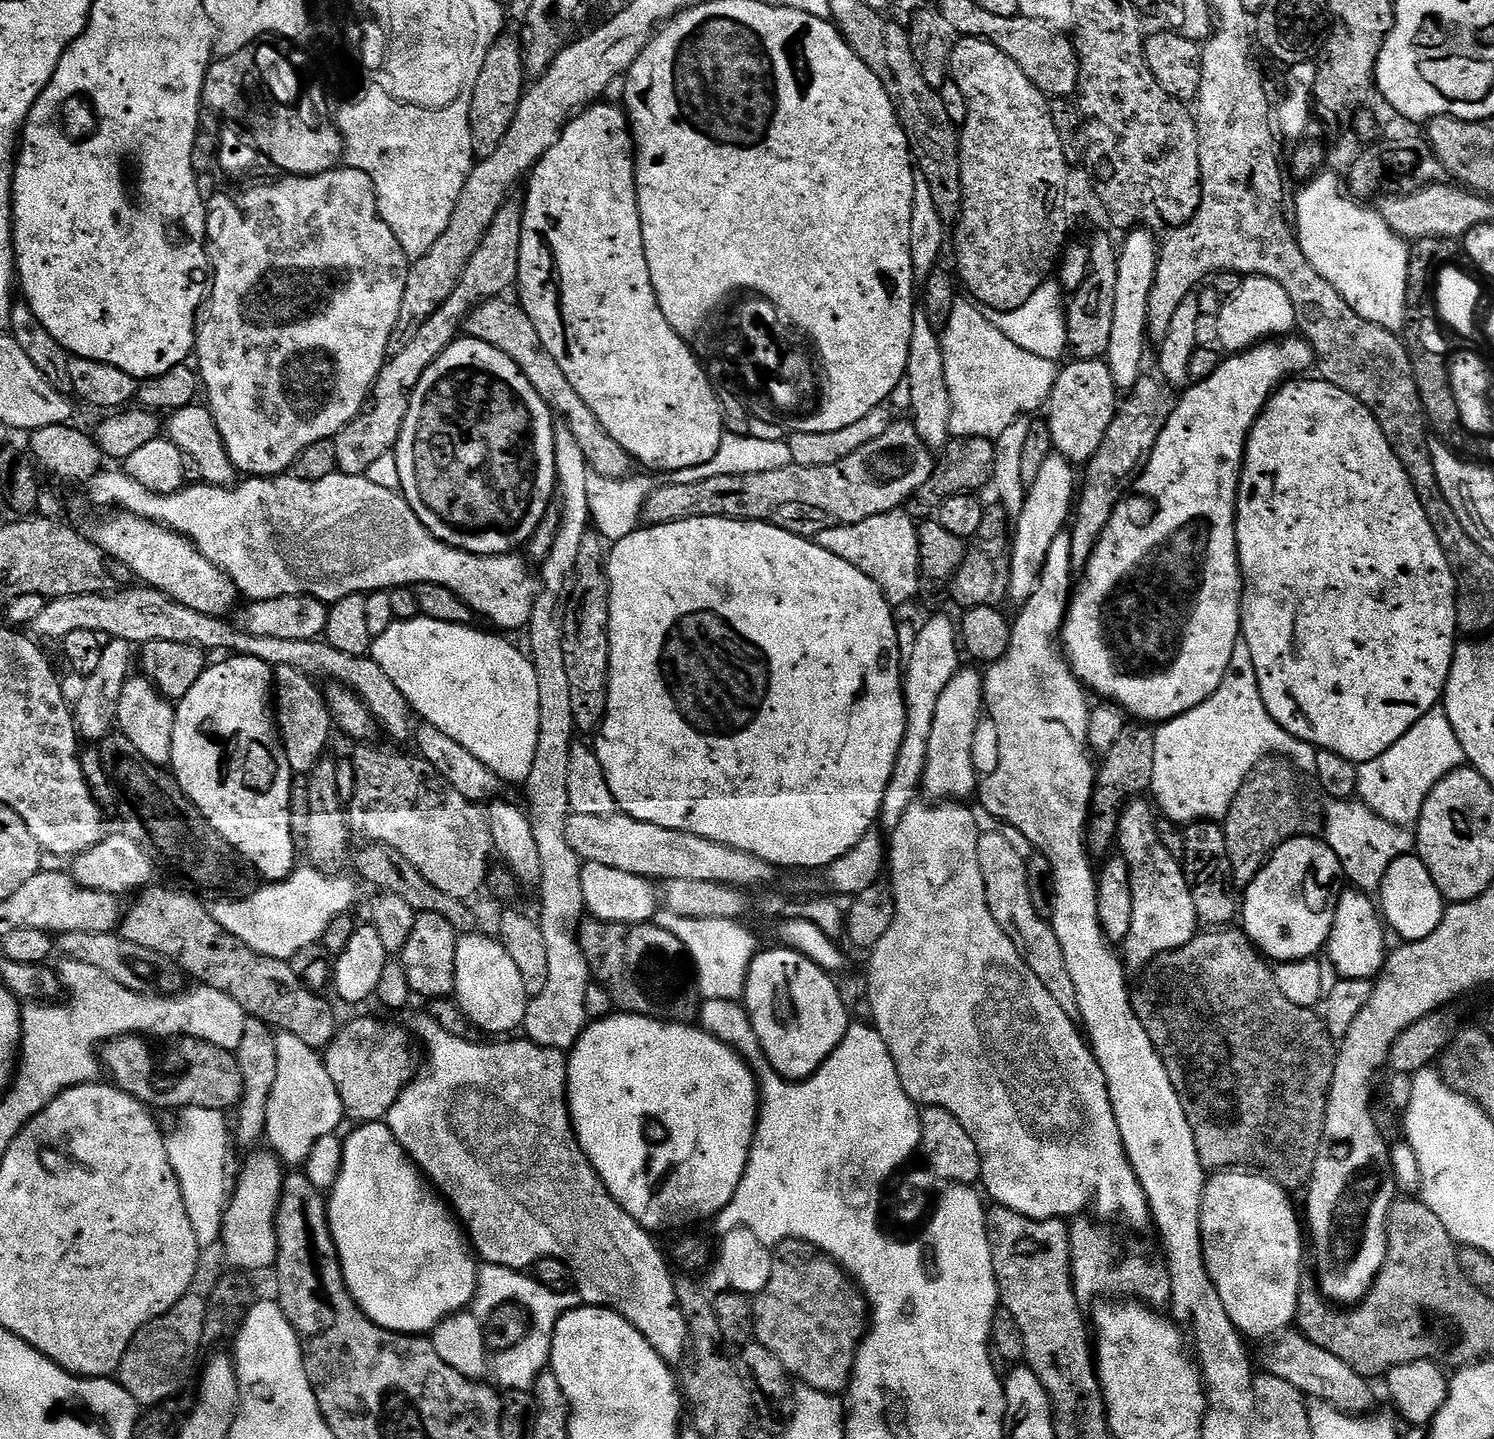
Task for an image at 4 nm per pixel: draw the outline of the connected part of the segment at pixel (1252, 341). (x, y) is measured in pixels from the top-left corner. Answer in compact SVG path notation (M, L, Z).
M1249 276L1245 279L1242 290L1236 296L1223 301L1218 318L1218 338L1220 348L1228 354L1239 354L1255 348L1257 344L1284 338L1297 331L1294 306L1290 294L1282 290L1278 282L1261 276Z

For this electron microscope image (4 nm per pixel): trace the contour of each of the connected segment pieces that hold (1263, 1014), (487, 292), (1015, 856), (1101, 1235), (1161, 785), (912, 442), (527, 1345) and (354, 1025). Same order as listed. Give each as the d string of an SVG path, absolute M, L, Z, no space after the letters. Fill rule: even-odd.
M1225 926L1215 930L1197 931L1196 937L1190 942L1186 942L1186 946L1182 946L1173 952L1162 954L1156 960L1151 960L1148 967L1139 973L1140 981L1137 982L1136 988L1132 992L1132 1008L1136 1011L1136 1016L1142 1022L1142 1026L1146 1030L1146 1034L1150 1038L1150 1042L1154 1042L1154 1050L1162 1058L1162 1062L1166 1066L1166 1074L1170 1074L1170 1082L1174 1086L1174 1090L1178 1094L1178 1102L1182 1102L1182 1110L1186 1110L1186 1122L1190 1122L1190 1130L1194 1130L1194 1146L1198 1146L1198 1158L1203 1162L1205 1169L1208 1170L1255 1170L1257 1173L1263 1174L1276 1183L1281 1184L1285 1190L1293 1190L1292 1188L1303 1189L1308 1181L1312 1178L1314 1170L1314 1162L1318 1158L1318 1150L1320 1149L1320 1140L1324 1137L1324 1119L1326 1118L1326 1106L1328 1105L1328 1095L1330 1094L1330 1086L1334 1078L1334 1066L1336 1065L1337 1045L1328 1034L1328 1028L1324 1025L1321 1013L1319 1011L1303 1008L1302 1006L1294 1006L1294 1002L1290 1002L1290 998L1282 998L1282 990L1278 990L1278 982L1276 981L1276 973L1270 967L1269 961L1258 951L1255 944L1244 935L1243 931L1236 926Z
M516 198L507 200L502 206L502 210L498 210L498 214L494 218L494 222L490 226L486 238L482 238L482 246L478 246L478 250L474 250L474 258L470 258L470 262L466 262L466 270L462 270L462 278L458 282L454 294L450 294L450 298L446 298L446 302L429 318L426 326L422 326L422 330L418 330L418 334L414 338L410 338L410 342L406 342L403 350L395 353L385 363L384 369L378 374L376 383L370 393L370 410L365 410L359 416L355 416L334 437L338 452L338 469L345 476L363 476L367 474L375 460L382 458L382 454L395 449L398 438L402 434L402 426L406 422L406 414L410 410L412 391L418 386L418 382L422 382L422 374L426 374L428 367L458 339L462 332L462 325L483 300L494 300L503 297L507 293L504 291L511 284L513 287L519 281L523 217L523 203L519 199L516 200Z
M984 830L978 838L978 866L982 866L982 882L986 882L986 902L990 906L990 914L994 914L994 922L1002 926L1002 934L1006 934L1010 942L1014 942L1018 954L1026 962L1026 966L1030 966L1034 978L1038 978L1038 982L1042 982L1042 986L1050 990L1054 1002L1058 1002L1058 1006L1062 1006L1062 1010L1066 1010L1068 1016L1079 1017L1074 981L1070 979L1070 974L1066 970L1066 958L1062 958L1062 945L1058 942L1058 934L1054 934L1051 923L1041 913L1036 912L1032 905L1025 853L1020 853L1002 833Z
M1088 1218L1073 1219L1068 1229L1072 1285L1081 1305L1091 1305L1101 1298L1135 1298L1152 1306L1167 1305L1171 1301L1172 1279L1167 1263L1147 1260L1144 1256L1127 1256L1116 1245L1116 1236L1108 1229L1111 1227L1091 1224L1084 1219Z
M1243 639L1234 646L1234 658L1230 658L1230 666L1226 670L1226 678L1222 678L1222 686L1218 686L1218 690L1210 694L1206 702L1194 706L1194 710L1186 710L1186 714L1163 721L1155 729L1155 733L1154 778L1150 792L1151 795L1156 795L1154 804L1162 816L1164 811L1165 818L1173 820L1179 826L1194 824L1198 820L1223 821L1245 780L1257 771L1259 764L1256 763L1271 752L1296 760L1295 767L1301 773L1304 771L1310 774L1316 768L1317 749L1305 740L1291 736L1265 710L1262 694L1258 690L1258 674L1254 674L1254 662L1250 658L1250 646L1246 646Z
M894 422L886 434L868 442L850 458L834 462L830 466L798 466L791 464L782 470L770 470L767 474L734 474L722 478L702 478L702 482L674 484L665 482L650 494L642 517L645 525L682 522L690 518L725 516L728 520L757 520L763 524L773 524L795 536L815 538L819 532L830 526L862 522L868 516L894 512L901 507L903 500L917 495L920 487L932 476L934 452L922 442L918 430L911 422Z
M484 1264L476 1273L476 1289L470 1305L470 1311L480 1321L487 1319L489 1314L498 1310L498 1306L515 1303L529 1315L530 1329L524 1341L510 1350L497 1353L494 1360L496 1378L507 1391L527 1392L536 1384L537 1378L551 1363L553 1334L556 1323L566 1312L581 1307L582 1301L575 1291L551 1292L546 1290L531 1275L523 1271L498 1266L497 1264Z
M360 1016L357 1020L352 1020L348 1025L341 1027L337 1031L336 1037L332 1039L331 1044L328 1045L326 1051L323 1053L323 1063L326 1070L330 1074L330 1079L334 1082L334 1087L338 1090L338 1095L342 1100L342 1106L344 1107L347 1119L352 1122L380 1122L388 1115L388 1111L394 1106L394 1102L398 1102L398 1098L402 1094L402 1090L410 1083L414 1075L414 1064L412 1068L412 1048L408 1045L410 1036L407 1031L404 1032L400 1028L395 1028L392 1024L383 1024L380 1020L375 1020L372 1016Z

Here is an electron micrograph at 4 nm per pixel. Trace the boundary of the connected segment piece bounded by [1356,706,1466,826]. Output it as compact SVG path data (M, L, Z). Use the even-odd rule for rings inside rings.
M1437 706L1418 718L1386 754L1378 754L1378 758L1359 765L1356 791L1363 804L1386 822L1412 826L1419 820L1430 790L1434 790L1446 774L1465 764L1462 742L1458 742L1458 734L1454 734L1454 726L1450 726L1443 707Z

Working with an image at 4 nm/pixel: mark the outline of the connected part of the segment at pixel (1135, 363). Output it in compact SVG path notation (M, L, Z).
M1132 230L1118 248L1118 294L1114 294L1114 327L1110 333L1110 346L1106 361L1116 387L1127 394L1138 383L1144 364L1144 340L1148 336L1148 303L1154 286L1158 240L1148 230Z

